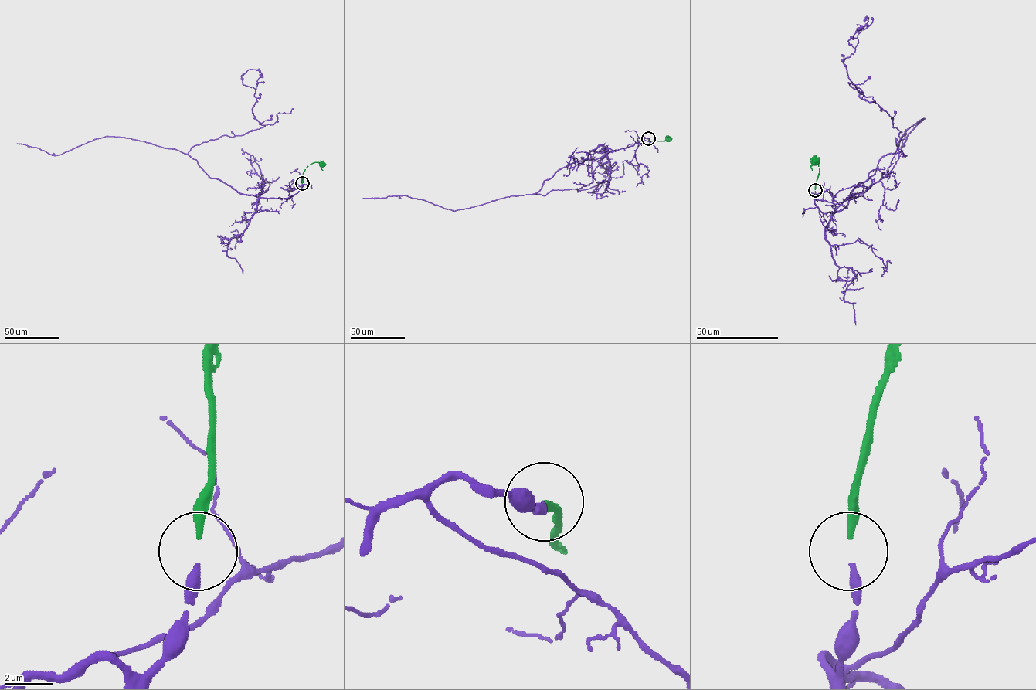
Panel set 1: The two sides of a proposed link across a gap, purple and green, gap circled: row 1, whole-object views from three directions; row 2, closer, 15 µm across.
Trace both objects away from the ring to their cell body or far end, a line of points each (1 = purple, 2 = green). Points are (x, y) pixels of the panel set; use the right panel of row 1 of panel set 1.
1: (815, 191), (823, 213), (846, 208), (898, 144), (893, 118), (859, 96), (844, 62), (864, 22)
2: (815, 189), (820, 172), (818, 158), (815, 161)

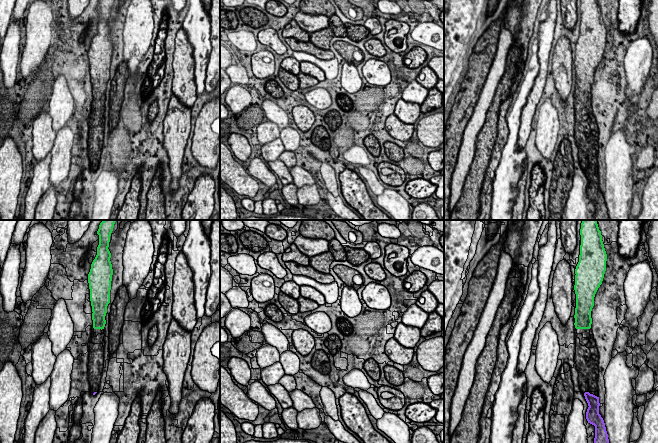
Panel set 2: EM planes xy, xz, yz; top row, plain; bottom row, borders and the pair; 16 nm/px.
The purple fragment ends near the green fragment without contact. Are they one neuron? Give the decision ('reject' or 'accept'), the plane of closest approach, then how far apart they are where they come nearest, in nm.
accept | yz | 1000 nm

